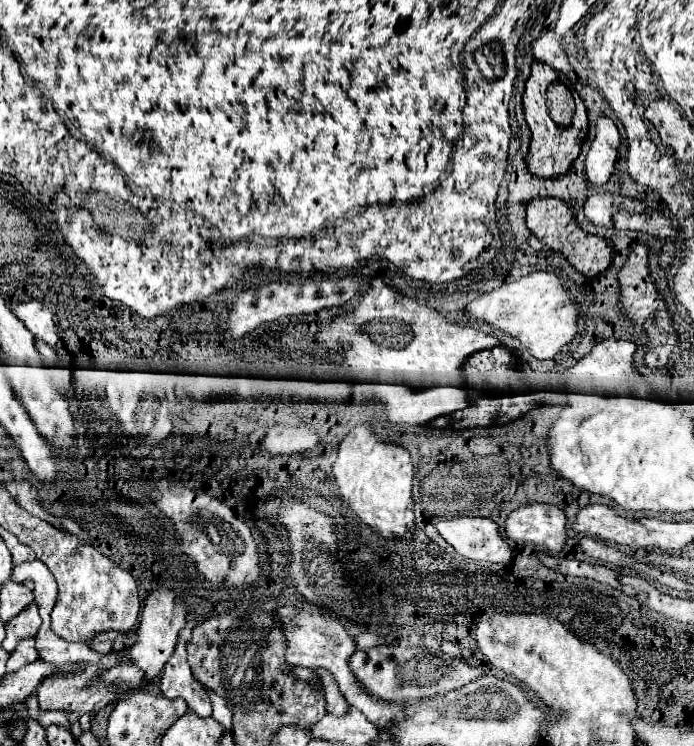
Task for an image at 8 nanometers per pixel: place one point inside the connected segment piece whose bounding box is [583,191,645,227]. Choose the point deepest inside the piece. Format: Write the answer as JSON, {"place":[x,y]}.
{"place":[598,209]}

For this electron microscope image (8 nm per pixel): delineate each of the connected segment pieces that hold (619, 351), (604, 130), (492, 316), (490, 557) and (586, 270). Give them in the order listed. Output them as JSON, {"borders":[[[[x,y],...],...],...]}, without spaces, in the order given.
{"borders":[[[[605,339],[597,343],[583,359],[579,359],[573,367],[563,371],[563,381],[567,391],[587,391],[599,395],[635,395],[635,397],[651,397],[649,385],[639,379],[641,375],[633,369],[633,353],[635,343]]],[[[609,117],[597,119],[597,133],[585,159],[585,177],[593,187],[601,187],[609,181],[613,165],[617,161],[621,137],[617,125]]],[[[535,271],[495,291],[481,295],[465,307],[465,315],[477,323],[487,323],[503,335],[517,339],[535,359],[551,359],[577,333],[577,311],[567,289],[561,287],[557,273]]],[[[487,517],[443,519],[437,523],[437,531],[461,557],[503,565],[513,559],[513,551],[503,541],[499,525]]],[[[533,199],[527,205],[525,223],[539,241],[543,241],[549,249],[561,253],[585,277],[601,275],[611,263],[613,253],[611,253],[611,247],[605,243],[605,239],[597,235],[587,235],[583,229],[579,229],[575,219],[571,217],[571,209],[559,203],[559,199]]]]}

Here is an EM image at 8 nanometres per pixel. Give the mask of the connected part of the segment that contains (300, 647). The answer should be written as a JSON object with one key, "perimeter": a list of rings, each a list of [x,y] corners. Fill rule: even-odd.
{"perimeter":[[[293,607],[277,609],[275,615],[279,619],[277,625],[283,629],[287,639],[287,653],[285,653],[287,665],[301,665],[309,669],[323,667],[329,673],[333,673],[347,703],[357,707],[377,727],[383,727],[383,723],[391,723],[391,719],[399,719],[399,703],[375,703],[375,699],[367,699],[367,695],[363,695],[363,687],[355,683],[355,677],[347,667],[347,659],[355,653],[355,641],[337,619],[313,615],[305,609],[293,609]]]}

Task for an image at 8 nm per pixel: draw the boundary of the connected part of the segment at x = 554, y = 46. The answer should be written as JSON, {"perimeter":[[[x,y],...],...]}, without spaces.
{"perimeter":[[[549,31],[541,39],[537,39],[531,45],[531,51],[533,51],[533,59],[549,65],[559,75],[567,75],[571,71],[571,65],[567,61],[567,55],[561,49],[561,39],[553,31]]]}

